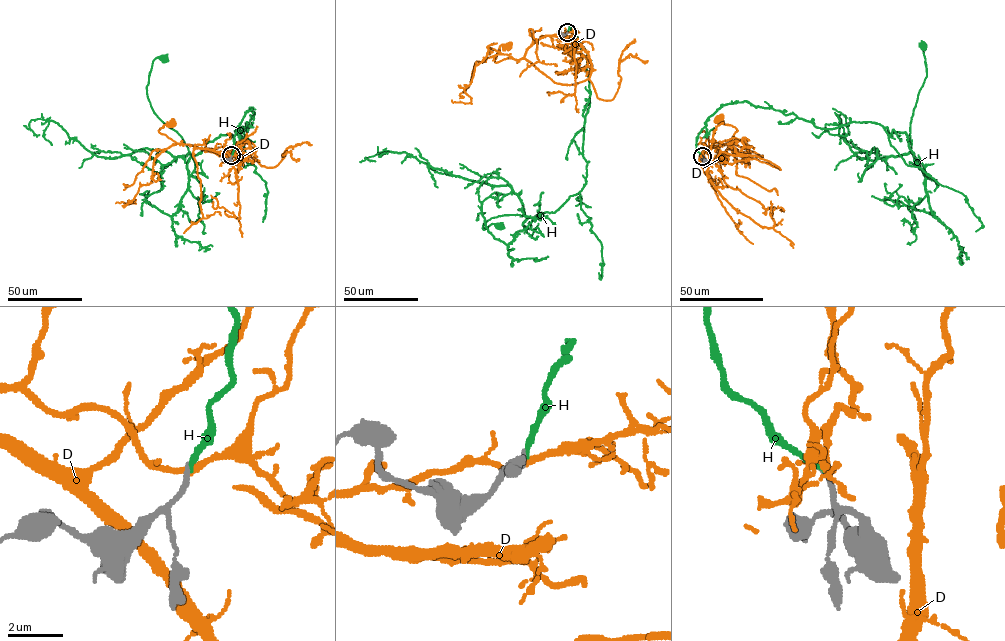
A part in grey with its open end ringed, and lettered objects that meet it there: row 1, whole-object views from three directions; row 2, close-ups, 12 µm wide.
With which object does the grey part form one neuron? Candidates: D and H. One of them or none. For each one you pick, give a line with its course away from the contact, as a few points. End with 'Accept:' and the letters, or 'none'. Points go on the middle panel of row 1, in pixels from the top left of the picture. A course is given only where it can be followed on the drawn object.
H: via (568, 32), (570, 26), (587, 59), (585, 185), (554, 212), (534, 218), (498, 215), (482, 227), (498, 226)
Accept: H

